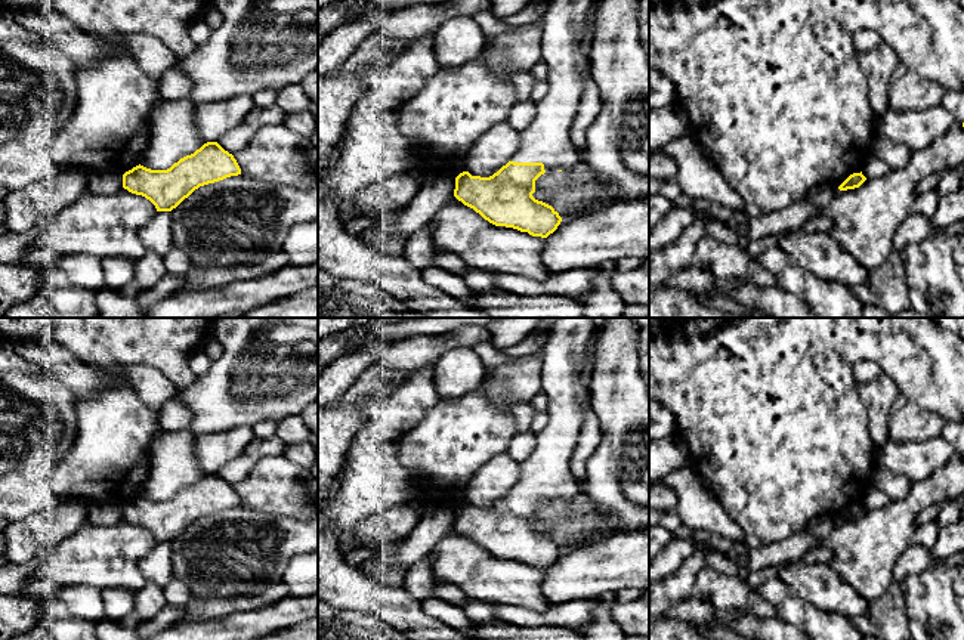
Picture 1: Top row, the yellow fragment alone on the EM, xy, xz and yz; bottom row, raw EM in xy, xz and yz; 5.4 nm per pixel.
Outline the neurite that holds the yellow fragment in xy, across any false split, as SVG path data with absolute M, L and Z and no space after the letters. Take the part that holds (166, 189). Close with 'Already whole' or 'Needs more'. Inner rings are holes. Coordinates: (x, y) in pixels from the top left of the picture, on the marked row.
M241 95L195 106L195 129L204 145L167 170L136 166L123 174L123 188L149 200L157 211L172 211L200 186L241 174L232 154L217 142L254 108L253 96Z. Needs more

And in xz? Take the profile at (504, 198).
M550 0L543 16L541 61L549 68L547 95L540 99L534 120L520 130L520 146L513 158L489 177L463 171L455 177L454 197L495 226L513 228L532 236L547 238L562 222L549 204L532 197L535 180L551 170L571 171L581 160L572 148L572 121L578 111L588 61L583 55L583 40L590 30L588 15L594 0Z. Needs more

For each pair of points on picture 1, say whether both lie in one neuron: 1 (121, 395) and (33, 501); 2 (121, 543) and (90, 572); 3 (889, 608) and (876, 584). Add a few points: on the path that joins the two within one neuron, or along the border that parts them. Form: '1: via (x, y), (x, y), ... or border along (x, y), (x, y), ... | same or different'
1: via (116, 424), (116, 429), (62, 482) | same
2: via (114, 550), (98, 565) | same
3: border along (895, 563), (892, 584), (870, 602) | different

